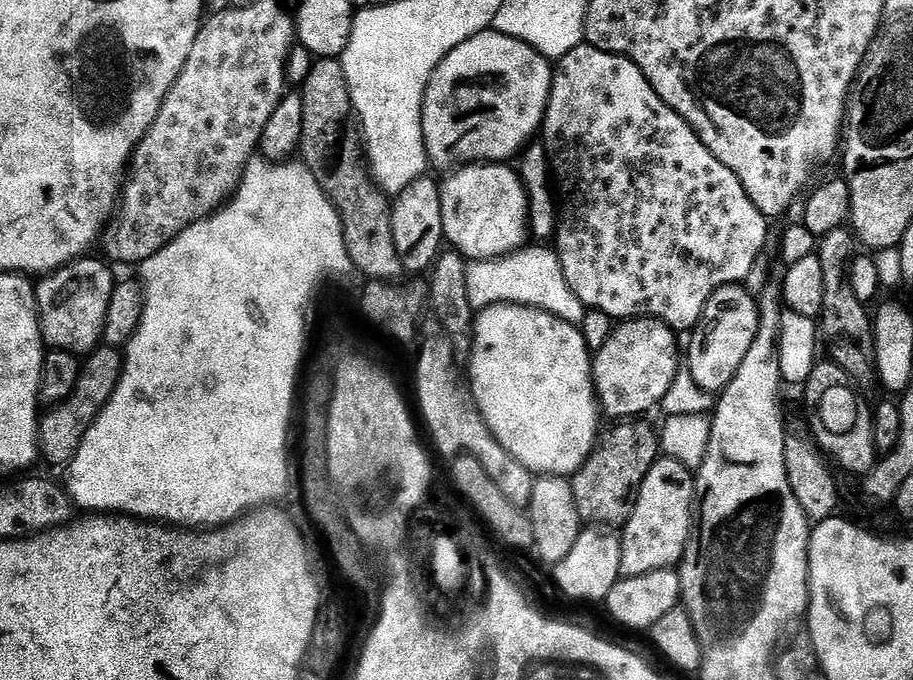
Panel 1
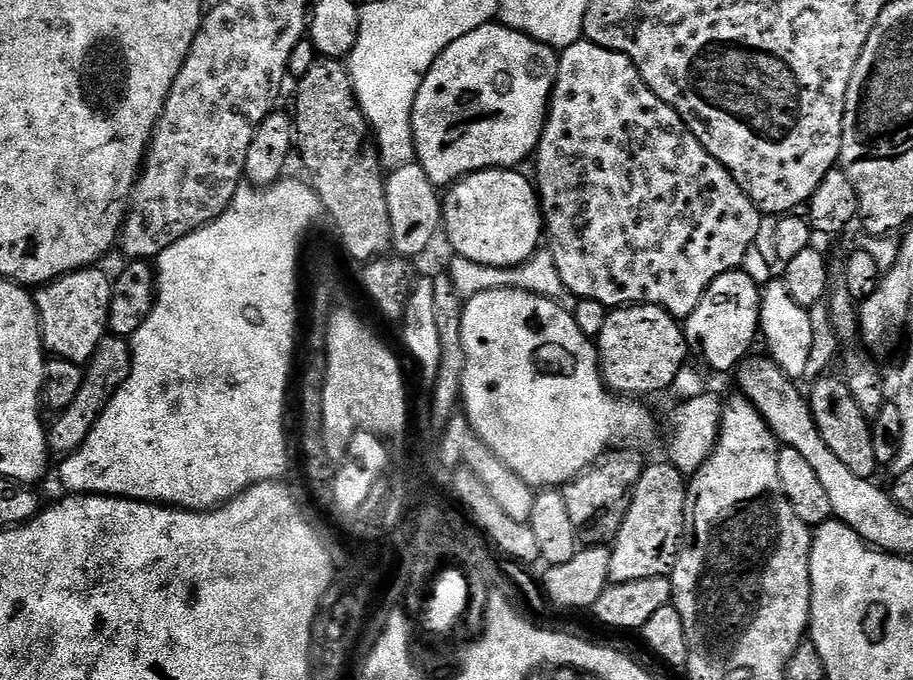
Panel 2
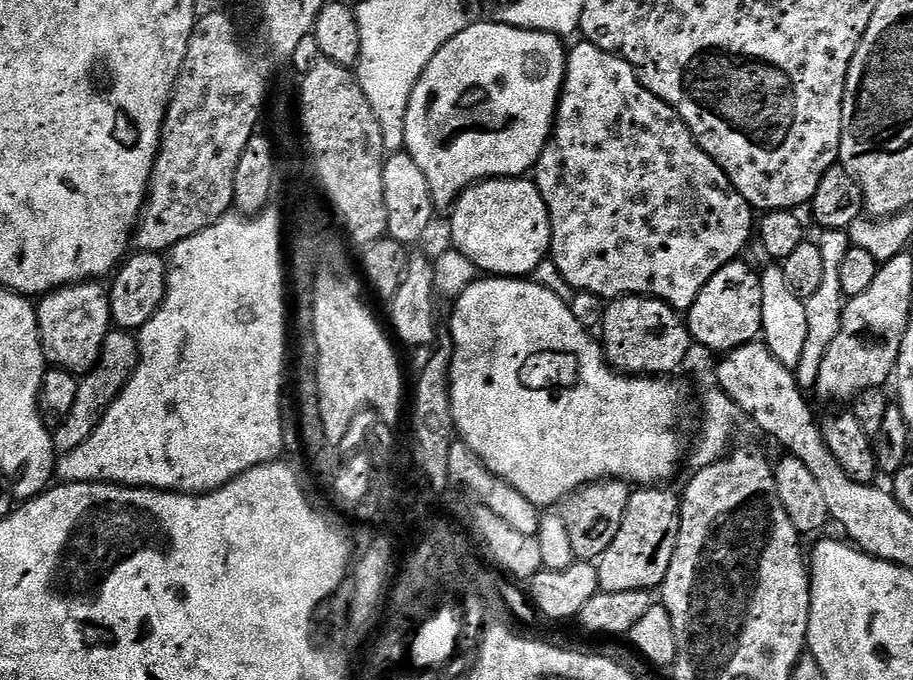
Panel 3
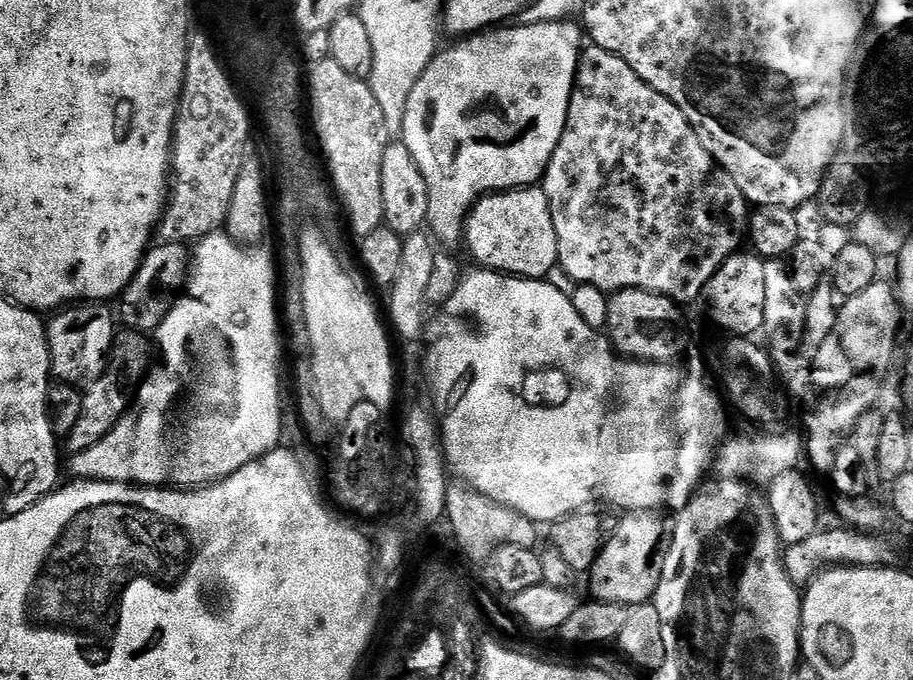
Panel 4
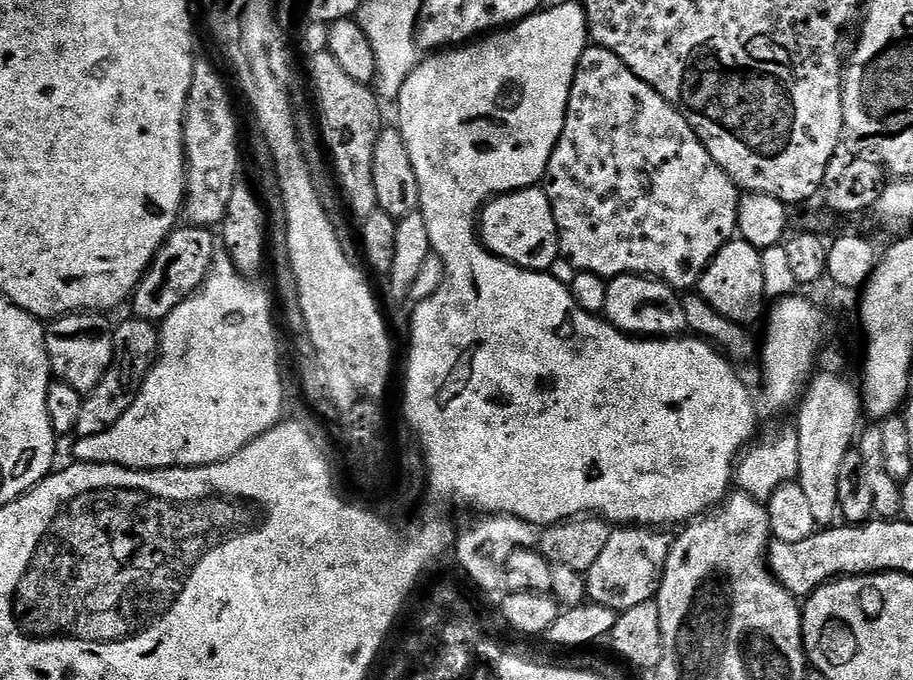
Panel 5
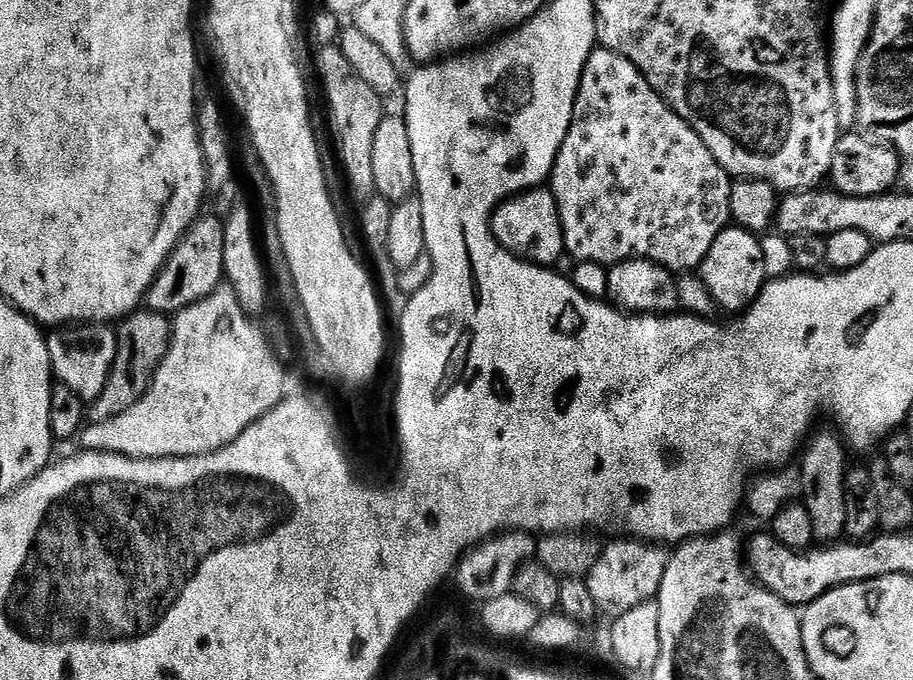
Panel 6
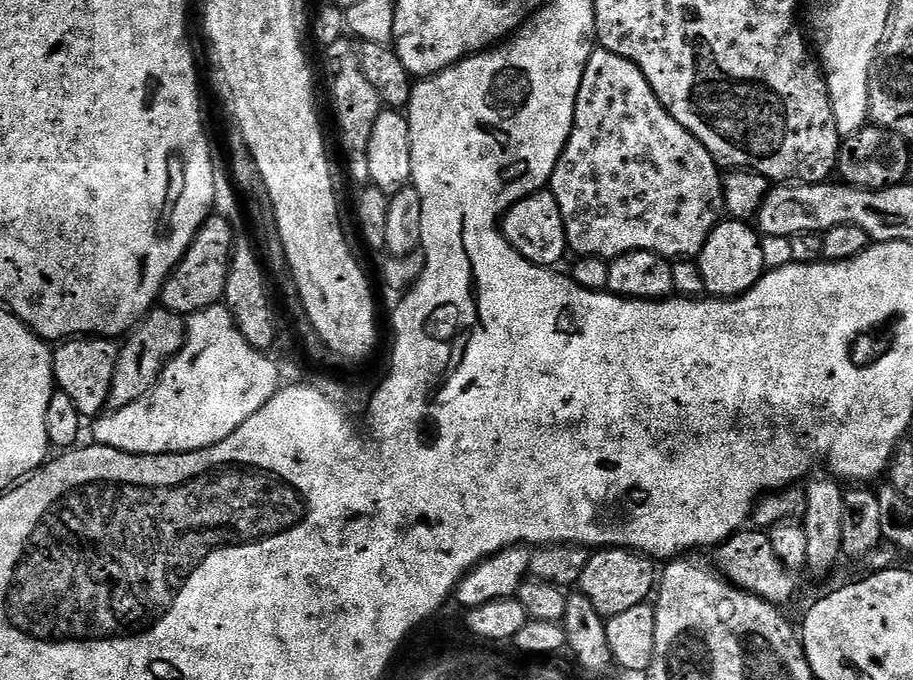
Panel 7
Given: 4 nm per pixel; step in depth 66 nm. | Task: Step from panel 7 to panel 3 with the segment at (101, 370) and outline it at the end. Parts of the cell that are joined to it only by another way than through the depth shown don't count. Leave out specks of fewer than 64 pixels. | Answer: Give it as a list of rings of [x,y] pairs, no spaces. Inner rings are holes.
[[[100,282],[67,284],[39,297],[35,305],[40,341],[49,365],[64,368],[73,374],[89,372],[102,354],[102,346],[113,331],[108,288]]]

